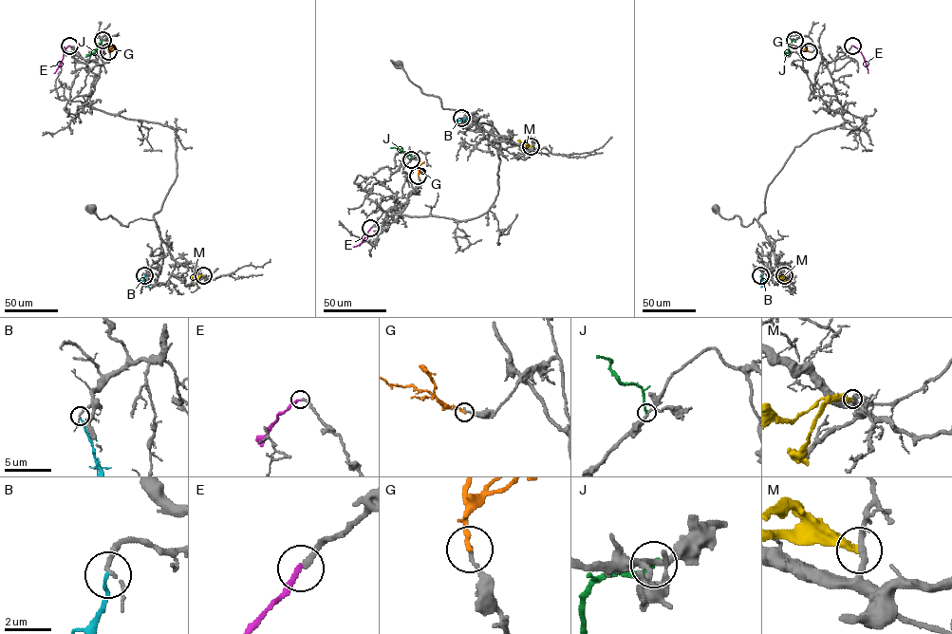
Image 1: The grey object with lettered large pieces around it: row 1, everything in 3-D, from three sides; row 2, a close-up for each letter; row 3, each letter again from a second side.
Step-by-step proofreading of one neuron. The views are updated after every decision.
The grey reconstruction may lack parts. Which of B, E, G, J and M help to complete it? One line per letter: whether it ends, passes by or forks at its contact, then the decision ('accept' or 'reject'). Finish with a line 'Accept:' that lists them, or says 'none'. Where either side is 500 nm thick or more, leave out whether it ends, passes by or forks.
B: it ends there; reject
E: it ends there; accept
G: it ends there; reject
J: it ends there; reject
M: it ends there; reject
Accept: E

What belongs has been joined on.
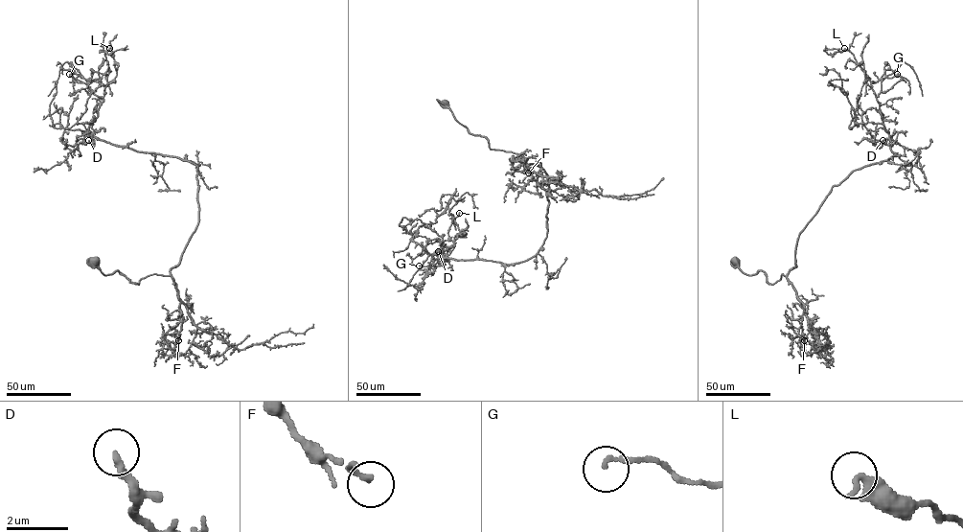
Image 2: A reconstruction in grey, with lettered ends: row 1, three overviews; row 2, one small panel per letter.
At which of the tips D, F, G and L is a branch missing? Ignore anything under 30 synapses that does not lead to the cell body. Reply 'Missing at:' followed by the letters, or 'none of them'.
Missing at: none of them

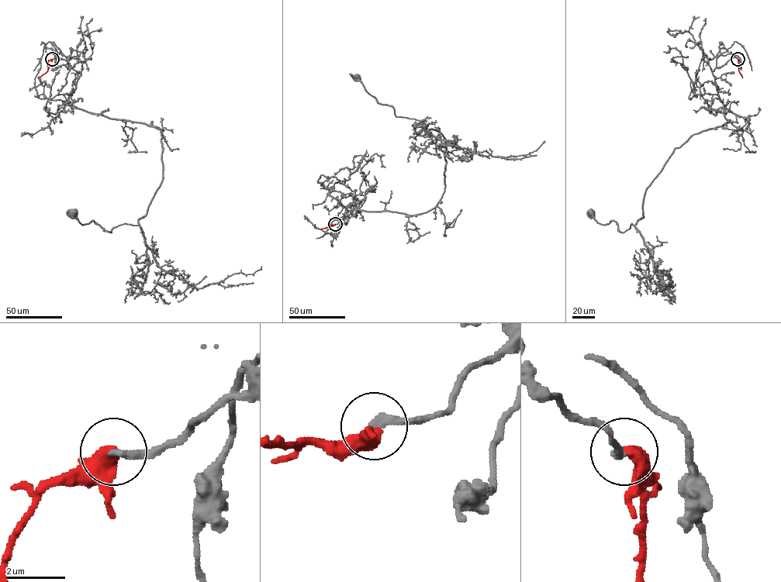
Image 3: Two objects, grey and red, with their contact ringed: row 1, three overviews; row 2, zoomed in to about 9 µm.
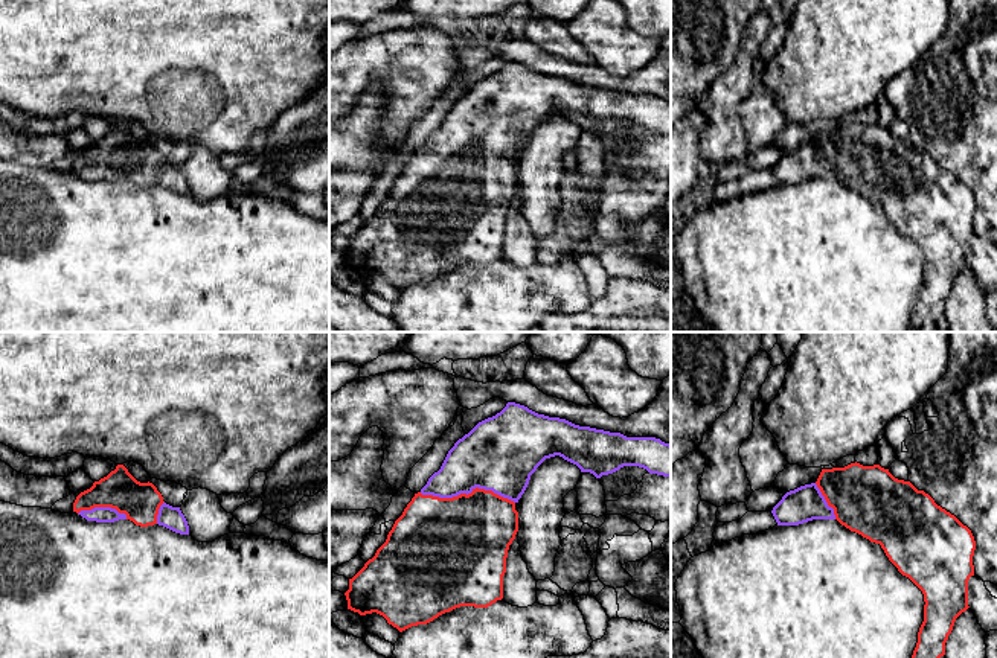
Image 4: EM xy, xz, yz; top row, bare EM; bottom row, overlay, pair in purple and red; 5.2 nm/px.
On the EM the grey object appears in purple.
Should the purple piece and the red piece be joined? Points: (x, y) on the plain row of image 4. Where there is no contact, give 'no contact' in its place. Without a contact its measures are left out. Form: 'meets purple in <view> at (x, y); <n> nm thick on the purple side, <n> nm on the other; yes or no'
meets purple in xz at (467, 153); 360 nm thick on the purple side, 480 nm on the other; yes

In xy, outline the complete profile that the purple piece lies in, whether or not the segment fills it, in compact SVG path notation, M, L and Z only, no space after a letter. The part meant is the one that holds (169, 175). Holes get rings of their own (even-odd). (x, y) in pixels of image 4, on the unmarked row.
M123 123L81 151L73 171L96 181L130 178L136 184L163 184L175 192L189 193L189 184L180 166L163 160L152 142L137 140Z

